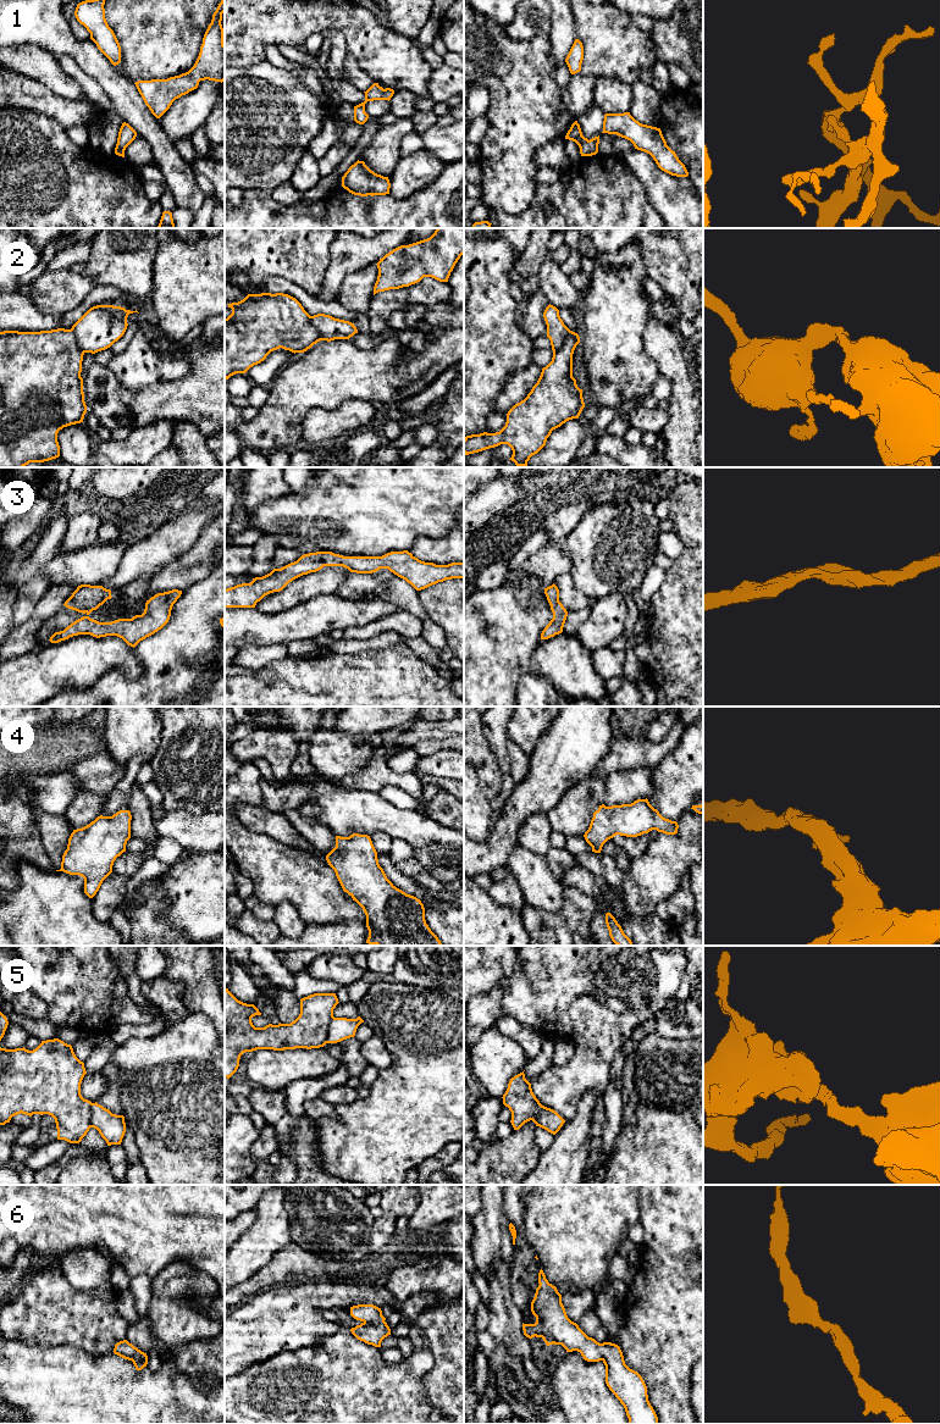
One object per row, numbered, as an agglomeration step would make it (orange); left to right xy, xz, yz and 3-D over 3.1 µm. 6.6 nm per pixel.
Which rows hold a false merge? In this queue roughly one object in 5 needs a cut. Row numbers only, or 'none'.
2, 5

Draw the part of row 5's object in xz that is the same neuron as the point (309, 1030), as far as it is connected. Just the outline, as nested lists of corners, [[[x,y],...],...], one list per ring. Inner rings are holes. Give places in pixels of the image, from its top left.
[[[225,987],[225,1077],[237,1071],[245,1052],[324,1047],[338,1003],[336,993],[314,993],[300,999],[300,1014],[291,1024],[255,1027],[251,1018],[261,1015],[259,1009],[238,1001]]]

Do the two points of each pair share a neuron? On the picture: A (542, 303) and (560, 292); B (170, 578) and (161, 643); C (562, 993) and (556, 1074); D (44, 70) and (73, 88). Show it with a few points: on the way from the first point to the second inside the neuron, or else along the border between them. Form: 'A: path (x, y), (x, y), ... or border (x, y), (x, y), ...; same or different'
A: border (538, 288), (549, 303); different
B: border (193, 581), (182, 591); different
C: path (581, 1015), (581, 1058), (578, 1062); same
D: path (51, 75), (66, 87); same

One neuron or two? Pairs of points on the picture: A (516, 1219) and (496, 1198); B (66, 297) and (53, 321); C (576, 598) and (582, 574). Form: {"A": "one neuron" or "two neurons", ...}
{"A": "two neurons", "B": "two neurons", "C": "two neurons"}

